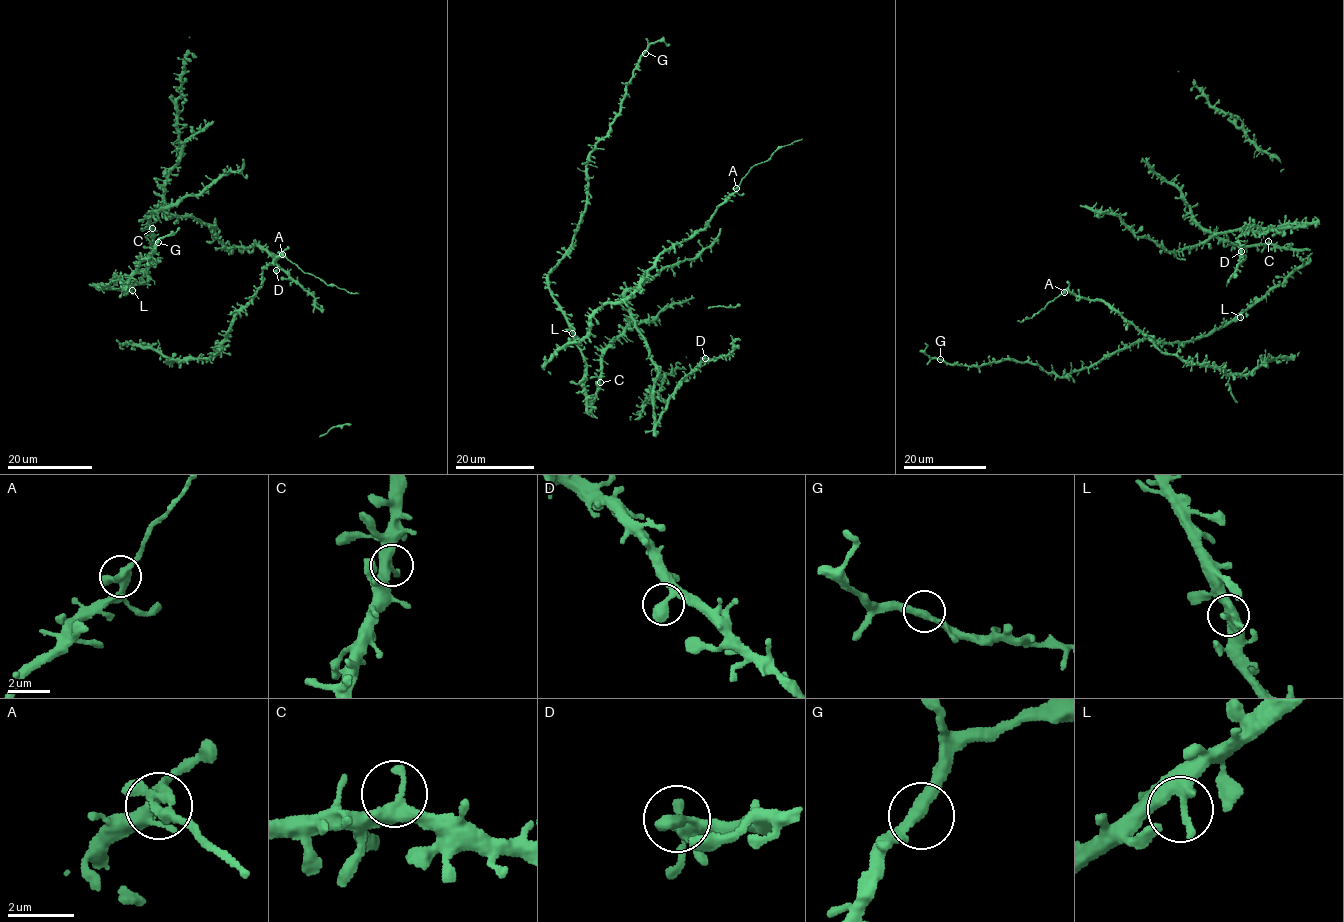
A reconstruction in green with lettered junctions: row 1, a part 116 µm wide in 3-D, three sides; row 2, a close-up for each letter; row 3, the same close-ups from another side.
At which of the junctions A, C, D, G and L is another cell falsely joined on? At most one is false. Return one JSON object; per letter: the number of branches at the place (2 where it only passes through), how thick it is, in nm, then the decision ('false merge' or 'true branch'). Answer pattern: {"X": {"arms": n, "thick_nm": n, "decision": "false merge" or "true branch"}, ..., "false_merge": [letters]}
{"A": {"arms": 2, "thick_nm": 360, "decision": "false merge"}, "C": {"arms": 2, "thick_nm": 420, "decision": "true branch"}, "D": {"arms": 2, "thick_nm": 360, "decision": "true branch"}, "G": {"arms": 2, "thick_nm": 360, "decision": "true branch"}, "L": {"arms": 2, "thick_nm": 360, "decision": "true branch"}, "false_merge": ["A"]}

